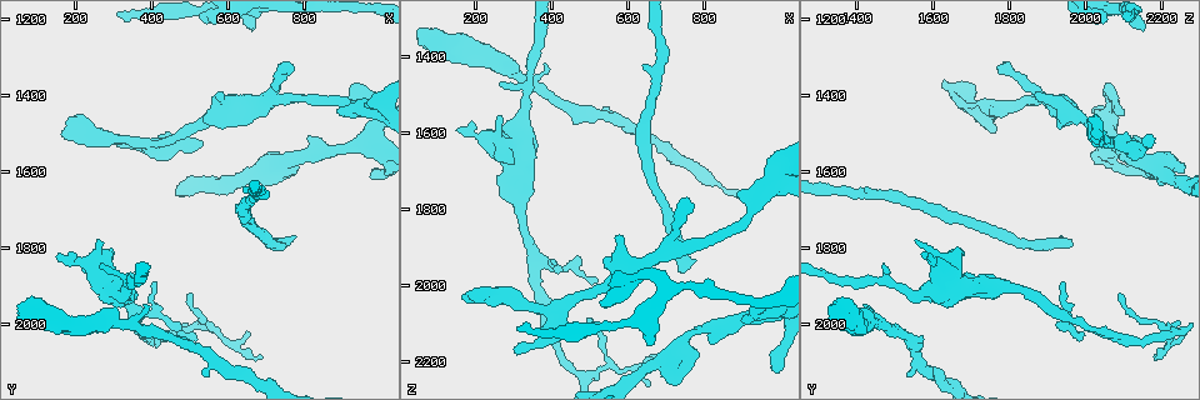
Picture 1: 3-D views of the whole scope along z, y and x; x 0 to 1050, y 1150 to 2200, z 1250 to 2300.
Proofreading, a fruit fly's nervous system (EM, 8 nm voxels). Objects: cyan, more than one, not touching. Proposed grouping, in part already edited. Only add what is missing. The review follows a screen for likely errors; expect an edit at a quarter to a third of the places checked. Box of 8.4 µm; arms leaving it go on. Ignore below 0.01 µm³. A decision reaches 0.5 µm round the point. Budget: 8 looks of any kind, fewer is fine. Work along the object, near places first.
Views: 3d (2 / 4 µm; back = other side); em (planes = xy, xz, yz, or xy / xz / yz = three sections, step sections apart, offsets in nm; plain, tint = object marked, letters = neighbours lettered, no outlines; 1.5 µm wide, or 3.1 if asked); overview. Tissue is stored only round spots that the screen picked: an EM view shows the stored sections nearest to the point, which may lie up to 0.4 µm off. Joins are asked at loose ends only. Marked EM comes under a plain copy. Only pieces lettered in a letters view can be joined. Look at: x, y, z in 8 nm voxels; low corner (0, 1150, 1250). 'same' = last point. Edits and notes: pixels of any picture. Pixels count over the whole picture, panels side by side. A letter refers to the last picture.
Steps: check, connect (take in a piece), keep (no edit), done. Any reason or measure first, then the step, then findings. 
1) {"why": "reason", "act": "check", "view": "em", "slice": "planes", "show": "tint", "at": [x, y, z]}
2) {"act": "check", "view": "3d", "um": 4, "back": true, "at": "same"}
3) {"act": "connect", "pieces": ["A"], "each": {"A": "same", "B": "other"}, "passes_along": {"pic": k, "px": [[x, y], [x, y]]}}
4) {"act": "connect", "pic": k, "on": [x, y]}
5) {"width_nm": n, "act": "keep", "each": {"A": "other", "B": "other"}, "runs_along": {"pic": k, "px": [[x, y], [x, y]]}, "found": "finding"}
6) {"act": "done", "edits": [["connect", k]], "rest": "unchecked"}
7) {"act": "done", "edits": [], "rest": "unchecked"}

{"act": "check", "view": "em", "slice": "planes", "show": "letters", "at": [300, 1500, 2165]}

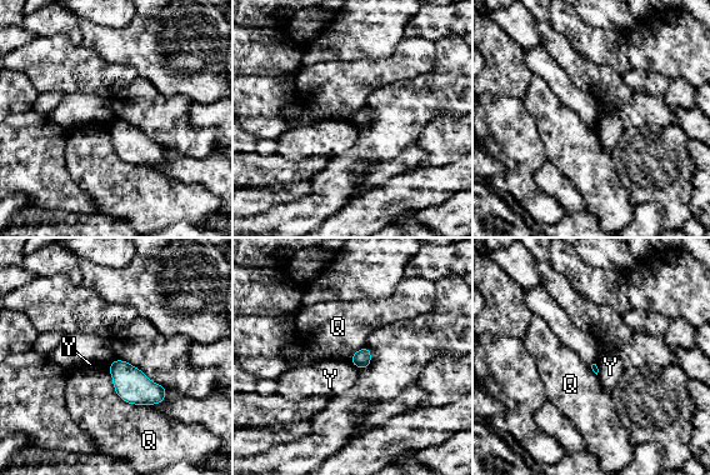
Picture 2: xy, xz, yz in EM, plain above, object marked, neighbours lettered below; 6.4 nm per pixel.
{"longest_contact_nm": ["Q", 380], "act": "keep", "each": {"Q": "other", "Y": "other"}, "border": {"pic": 2, "px": [[349, 360], [358, 369]]}, "found": "none of them fits"}

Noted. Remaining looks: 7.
{"why": "an open end", "act": "check", "view": "3d", "um": 4, "at": [660, 1220, 2160]}

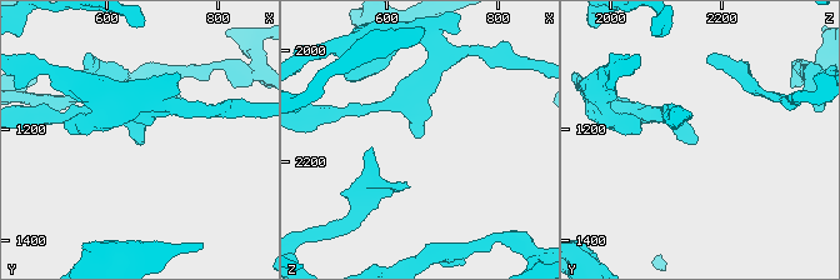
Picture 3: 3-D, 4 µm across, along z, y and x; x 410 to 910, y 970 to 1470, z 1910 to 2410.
{"why": "need the tissue", "act": "check", "view": "em", "slice": "yz", "step": 8, "show": "letters", "at": [660, 1225, 2155]}

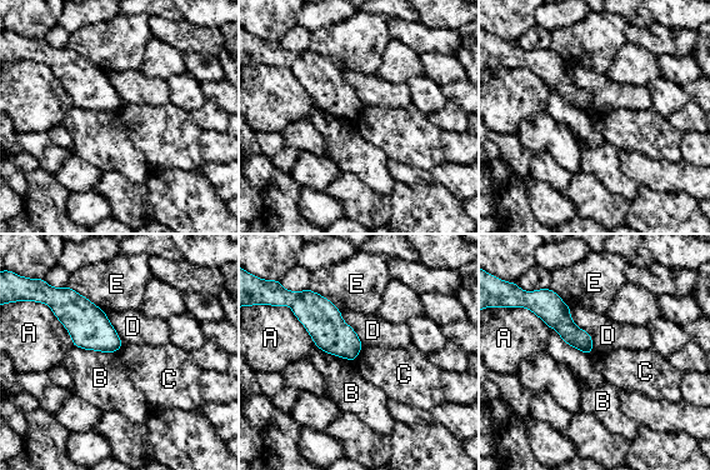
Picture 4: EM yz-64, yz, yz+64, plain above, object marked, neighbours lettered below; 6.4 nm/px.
{"act": "keep", "each": {"A": "other", "B": "other", "C": "other", "D": "other", "E": "other"}, "border": {"pic": 4, "px": [[363, 345], [354, 360]]}, "found": "no lettered piece goes on from it"}

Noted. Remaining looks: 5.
{"why": "branch stops here", "act": "check", "view": "3d", "um": 4, "at": [150, 1815, 1595]}

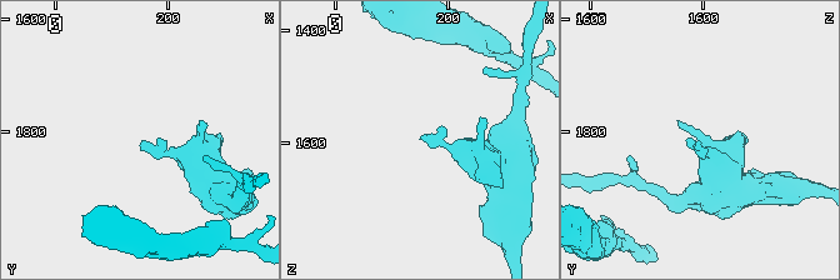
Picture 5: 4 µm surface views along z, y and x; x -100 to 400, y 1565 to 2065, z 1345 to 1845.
{"act": "check", "view": "em", "slice": "planes", "show": "letters", "at": [150, 1820, 1590]}

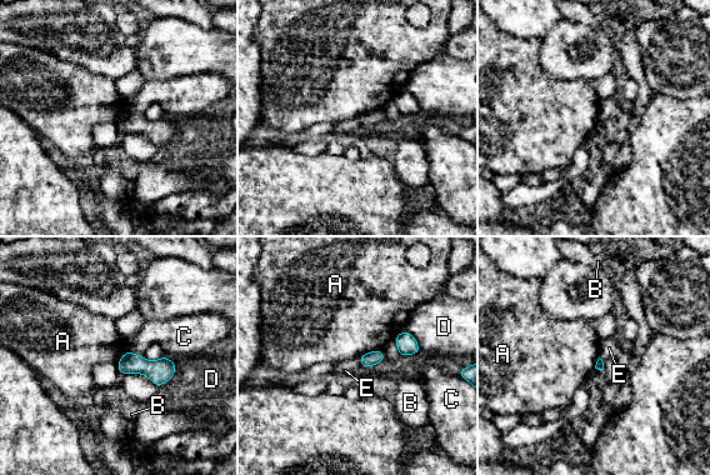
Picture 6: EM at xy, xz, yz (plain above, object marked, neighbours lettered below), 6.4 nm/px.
{"act": "keep", "each": {"A": "other", "B": "other", "C": "other", "D": "other", "E": "other"}, "border": {"pic": 6, "px": [[380, 349], [366, 351], [358, 358]]}, "found": "no lettered piece goes on from it"}

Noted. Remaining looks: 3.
{"act": "done", "edits": [], "rest": "unchecked"}

